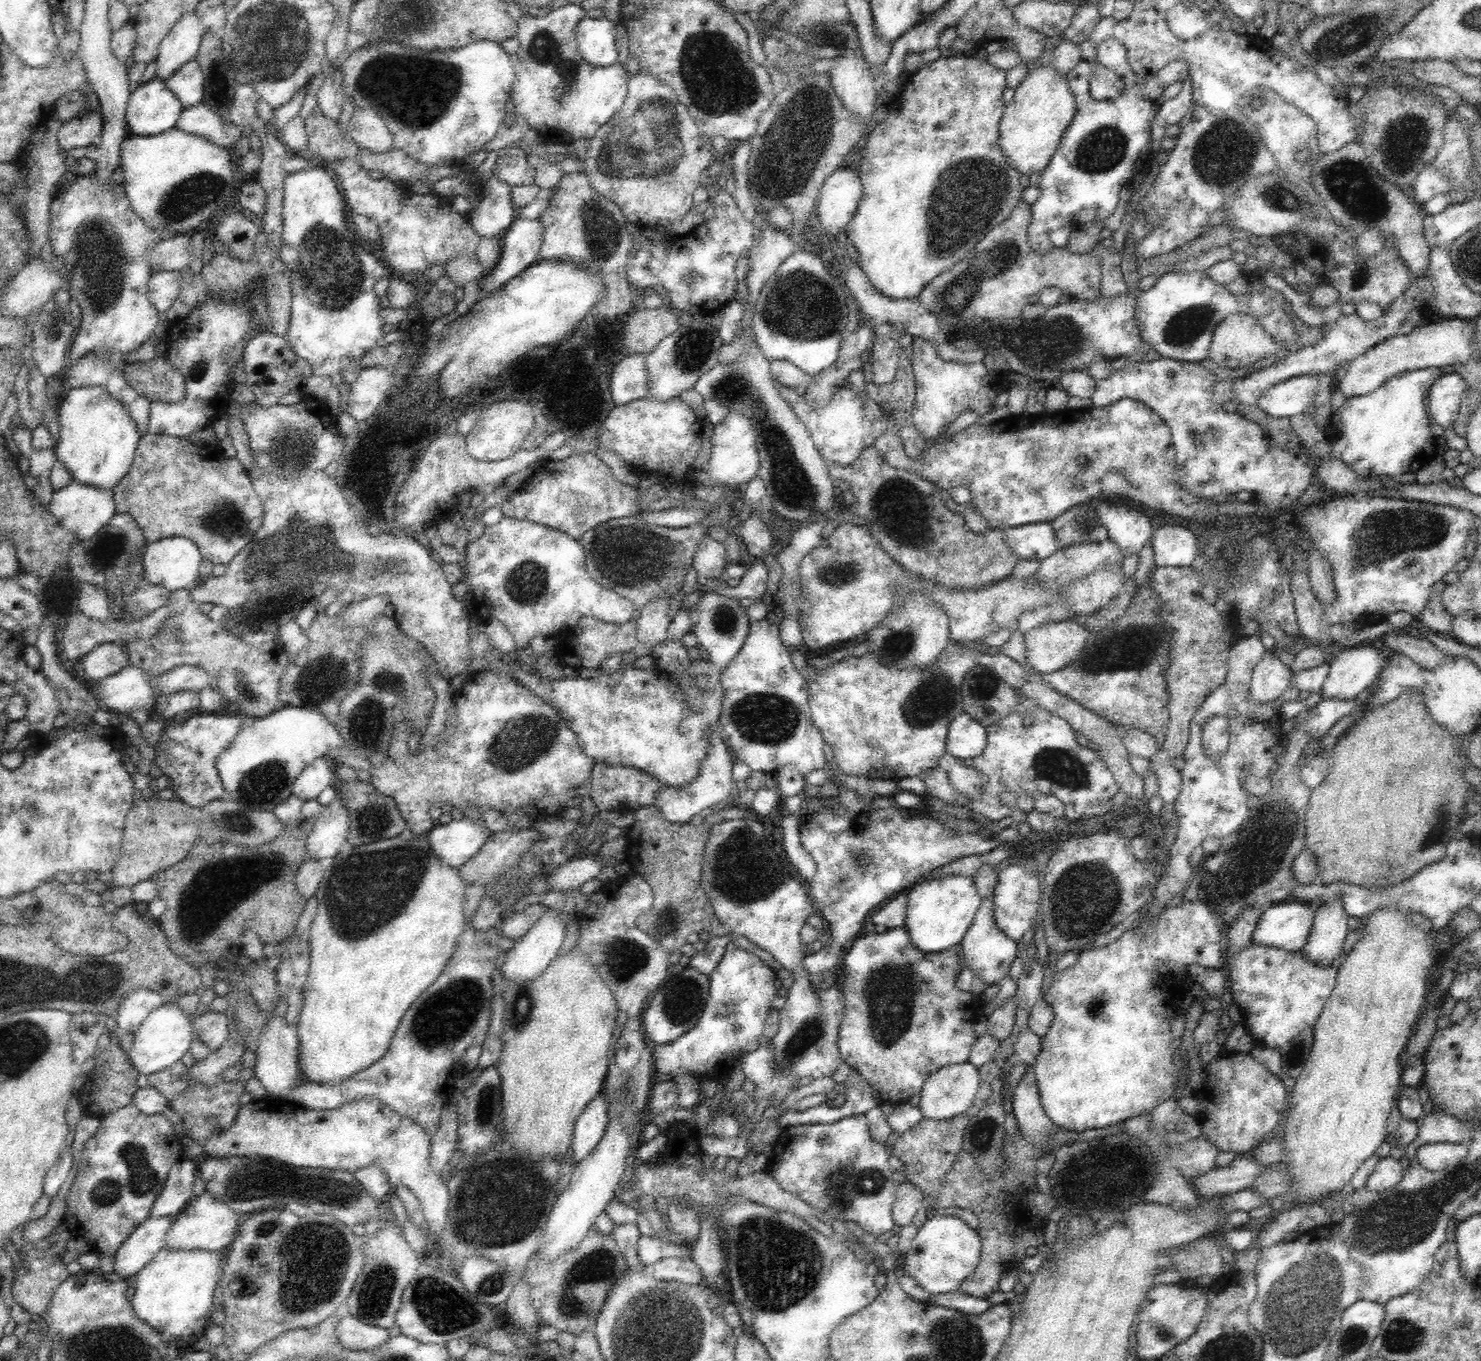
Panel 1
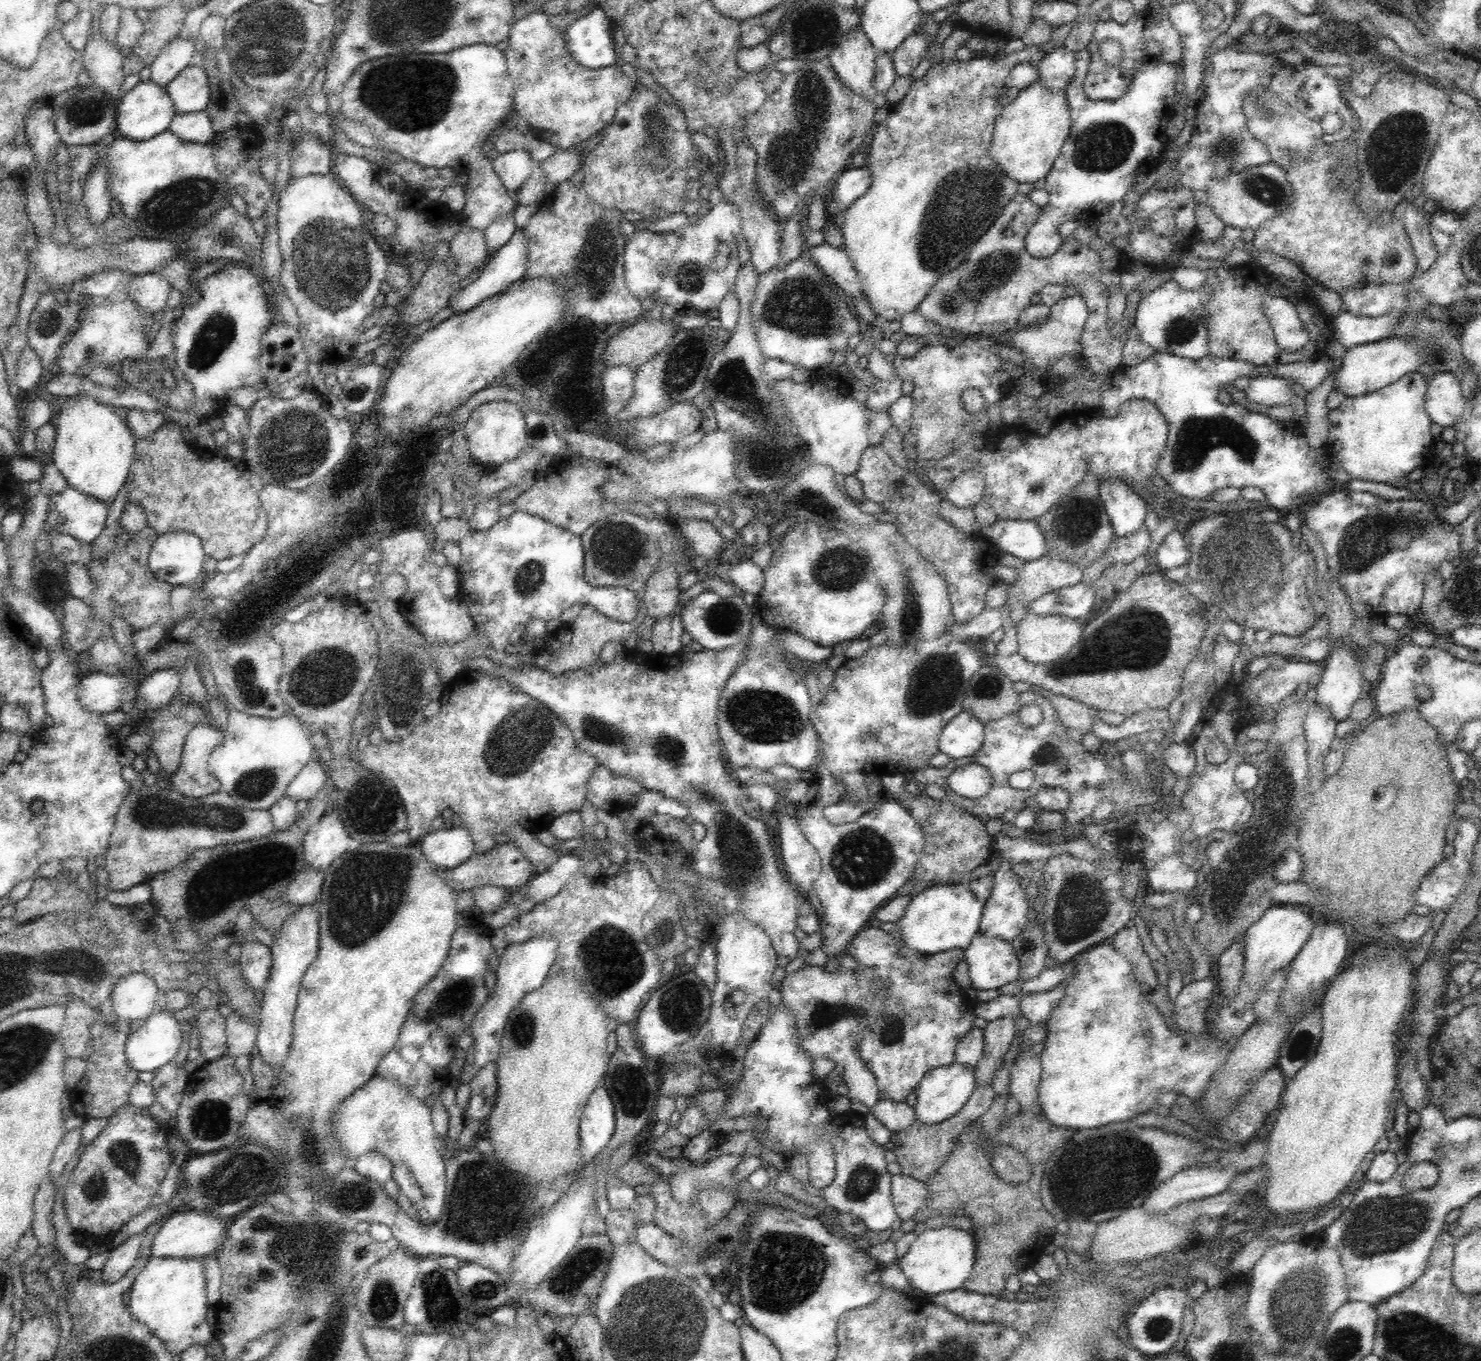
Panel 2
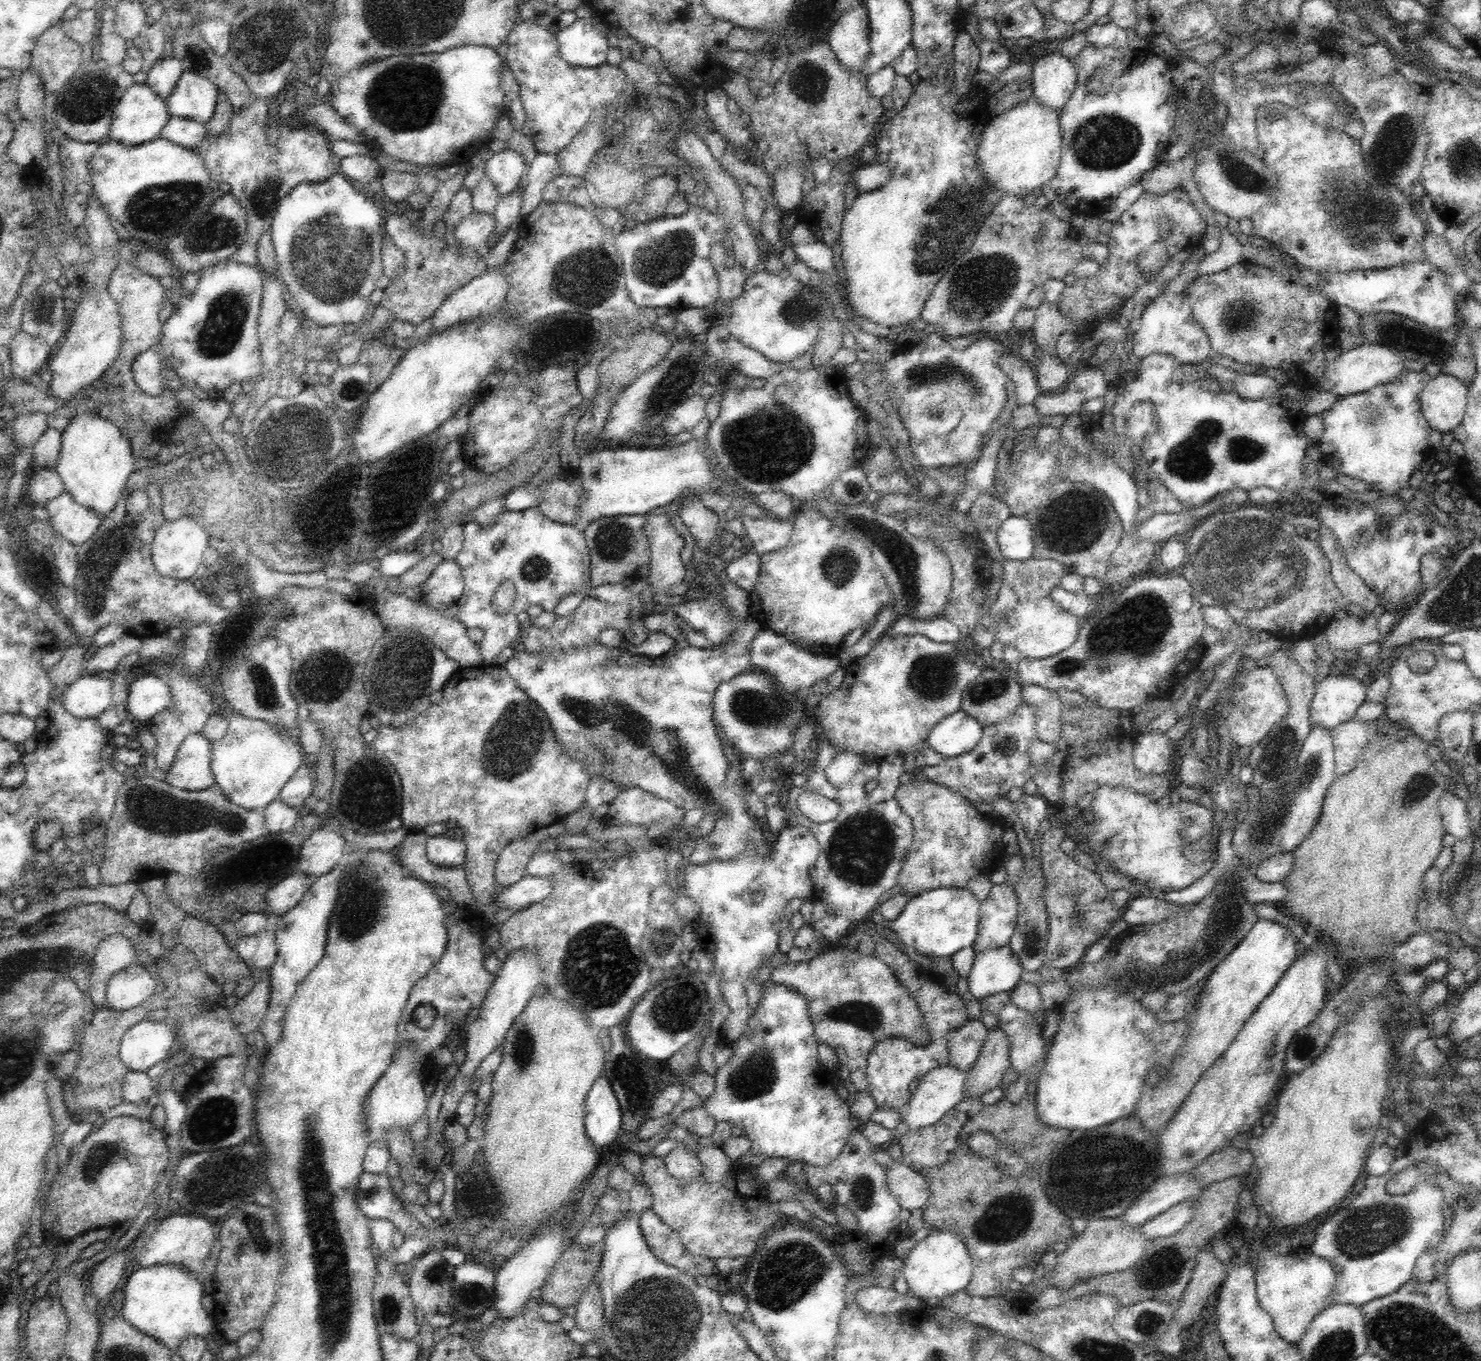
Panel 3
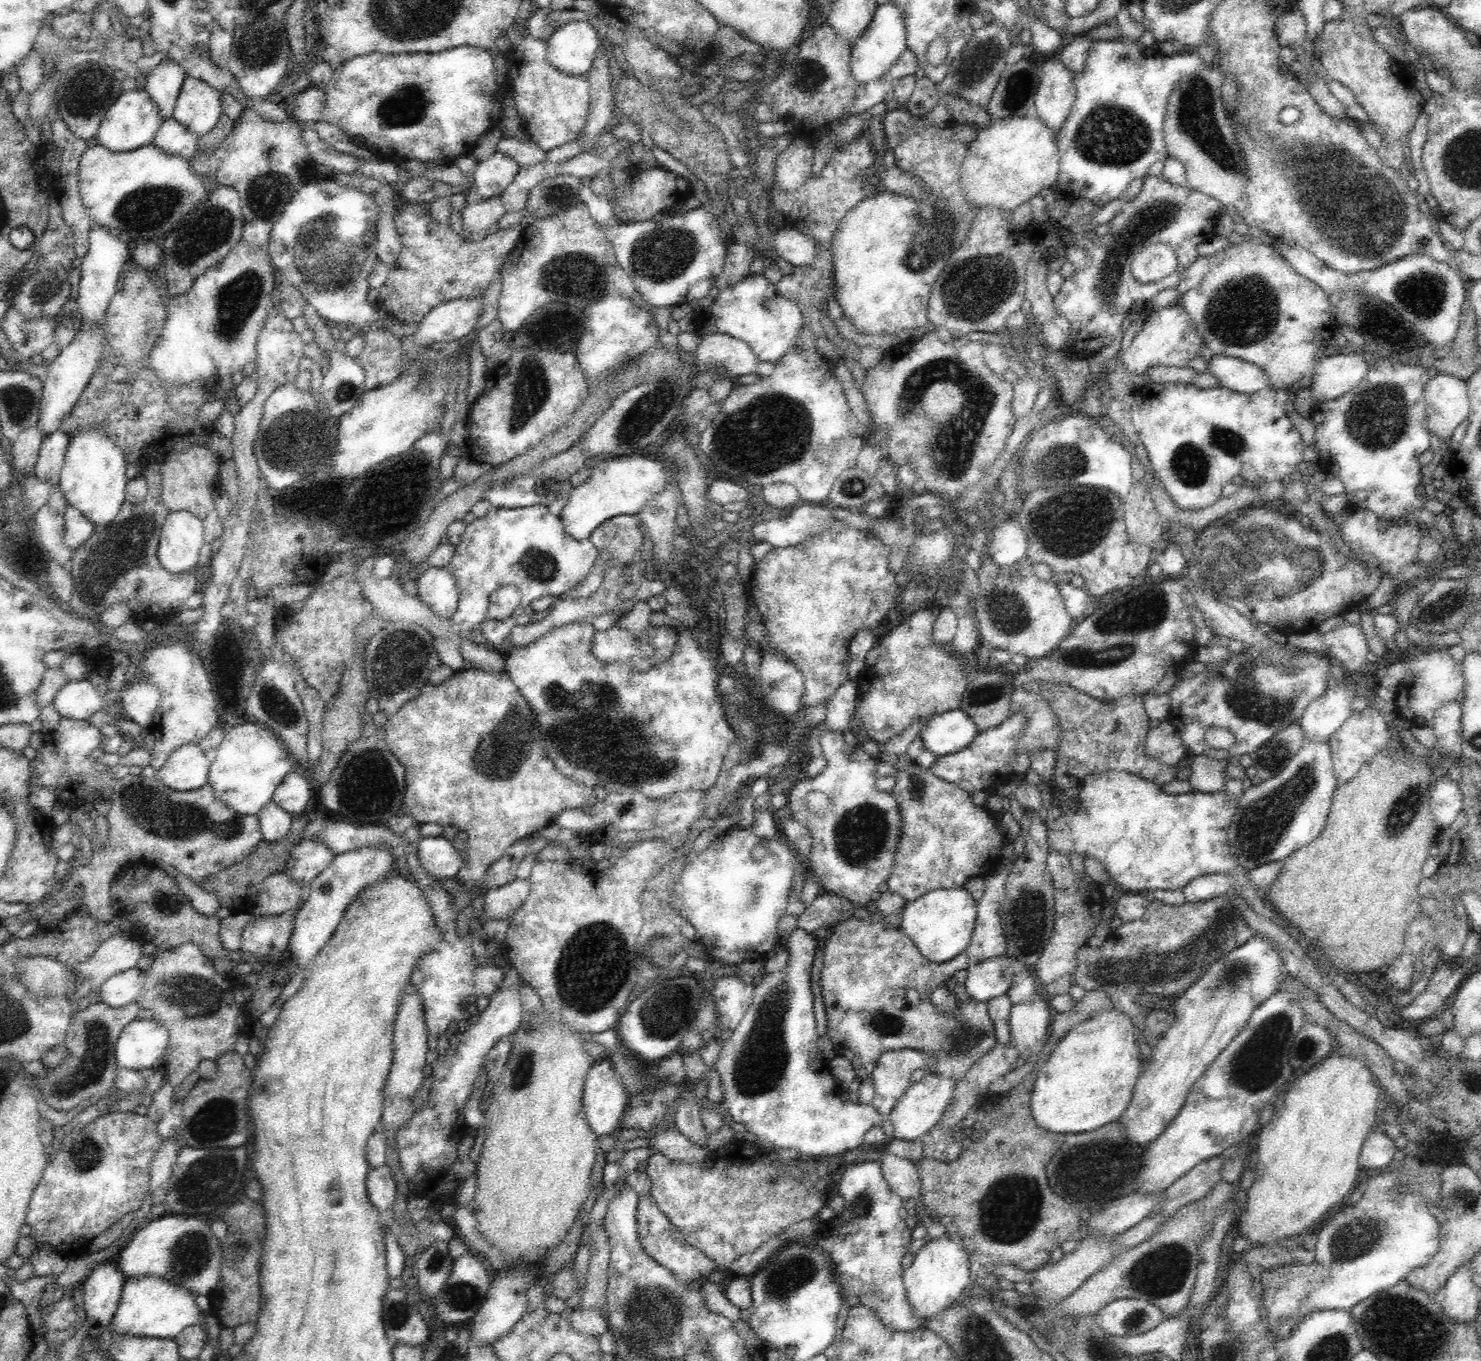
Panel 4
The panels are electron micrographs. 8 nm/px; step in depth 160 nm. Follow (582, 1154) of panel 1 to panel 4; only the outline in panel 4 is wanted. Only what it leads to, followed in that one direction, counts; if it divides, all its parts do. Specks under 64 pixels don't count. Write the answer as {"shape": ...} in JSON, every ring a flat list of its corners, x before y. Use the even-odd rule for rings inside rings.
{"shape":[[606,1056,586,1074,583,1109,591,1129,598,1135,612,1135,620,1124,629,1096,624,1082]]}

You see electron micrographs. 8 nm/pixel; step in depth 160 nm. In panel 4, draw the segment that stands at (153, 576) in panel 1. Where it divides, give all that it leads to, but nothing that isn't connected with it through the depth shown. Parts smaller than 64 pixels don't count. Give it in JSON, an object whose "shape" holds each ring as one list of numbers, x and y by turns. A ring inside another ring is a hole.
{"shape":[[188,511,170,512,159,536,157,553,160,564,168,572,174,574,190,571,191,568,197,567,200,548,205,543,203,536,203,521,200,518]]}

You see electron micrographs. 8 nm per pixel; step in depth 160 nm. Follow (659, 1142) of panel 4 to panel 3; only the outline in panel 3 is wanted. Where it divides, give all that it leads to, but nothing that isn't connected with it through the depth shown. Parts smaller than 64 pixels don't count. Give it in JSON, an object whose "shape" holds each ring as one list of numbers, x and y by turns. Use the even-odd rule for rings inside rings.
{"shape":[[676,1141,674,1148,663,1158,668,1174,681,1180,692,1180,696,1176,703,1176,702,1163,696,1152,688,1149,681,1141]]}

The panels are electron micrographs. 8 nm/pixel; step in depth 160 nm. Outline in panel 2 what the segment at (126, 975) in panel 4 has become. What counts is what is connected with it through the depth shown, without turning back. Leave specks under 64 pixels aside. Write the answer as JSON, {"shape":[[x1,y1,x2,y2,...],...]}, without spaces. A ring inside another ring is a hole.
{"shape":[[131,973,116,984,110,1001,113,1007,113,1017,120,1020,129,1020,133,1025,143,1022,153,1013,153,1005,156,1003,159,991,152,979,143,973]]}

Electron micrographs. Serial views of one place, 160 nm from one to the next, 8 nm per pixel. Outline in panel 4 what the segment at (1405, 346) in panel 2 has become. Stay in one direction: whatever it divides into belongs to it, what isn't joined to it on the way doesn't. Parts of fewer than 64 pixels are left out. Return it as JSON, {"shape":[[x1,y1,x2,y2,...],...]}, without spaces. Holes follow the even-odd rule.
{"shape":[[1355,352,1322,356,1312,374,1310,387,1313,400,1317,403,1336,400,1356,388,1369,370,1368,362]]}

